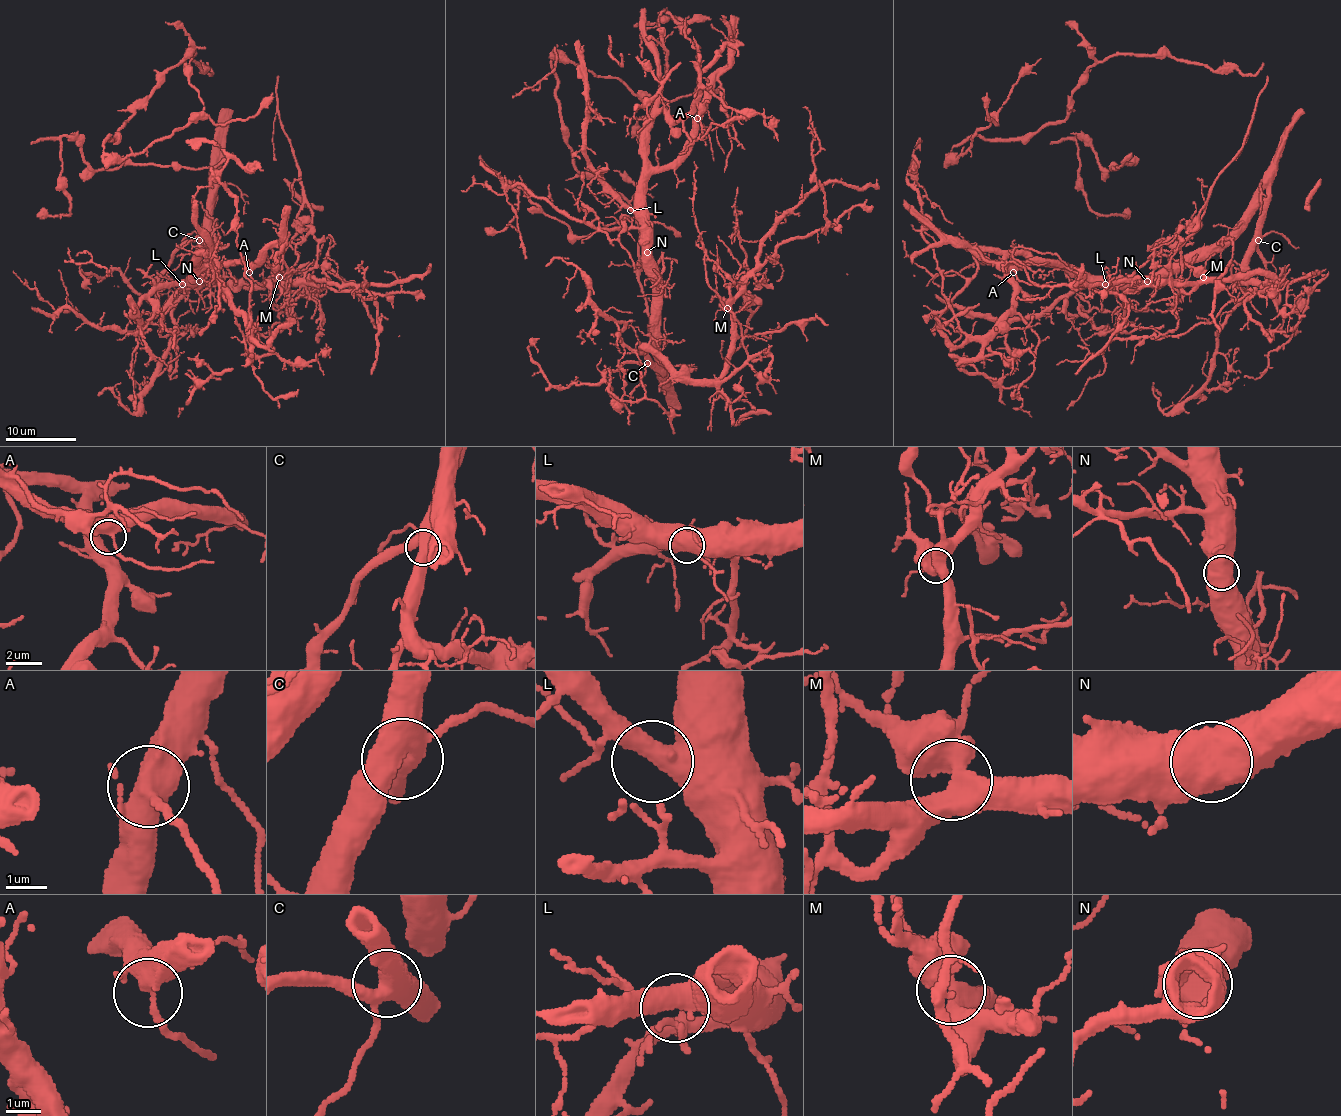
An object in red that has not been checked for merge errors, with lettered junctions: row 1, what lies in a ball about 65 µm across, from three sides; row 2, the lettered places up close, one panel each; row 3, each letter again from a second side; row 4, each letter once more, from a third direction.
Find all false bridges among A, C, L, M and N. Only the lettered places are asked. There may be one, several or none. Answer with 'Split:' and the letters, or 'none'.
Split: none

